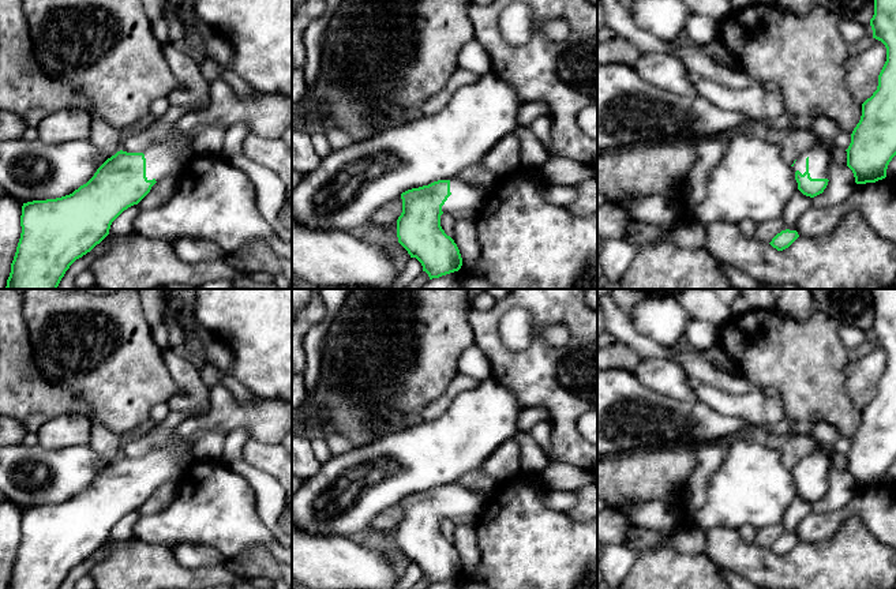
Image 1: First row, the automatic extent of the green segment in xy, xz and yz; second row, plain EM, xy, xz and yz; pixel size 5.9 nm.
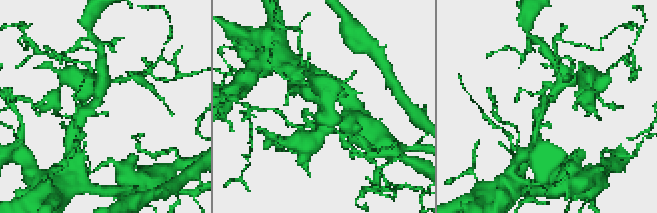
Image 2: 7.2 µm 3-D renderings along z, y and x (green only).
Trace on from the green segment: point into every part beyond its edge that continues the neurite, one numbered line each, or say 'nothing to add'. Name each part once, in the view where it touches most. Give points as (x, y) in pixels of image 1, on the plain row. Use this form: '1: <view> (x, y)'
1: yz (818, 462)

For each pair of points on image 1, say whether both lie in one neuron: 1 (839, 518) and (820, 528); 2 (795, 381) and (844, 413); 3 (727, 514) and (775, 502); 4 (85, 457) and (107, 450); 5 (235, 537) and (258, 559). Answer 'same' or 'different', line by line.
1: same
2: same
3: same
4: different
5: different

